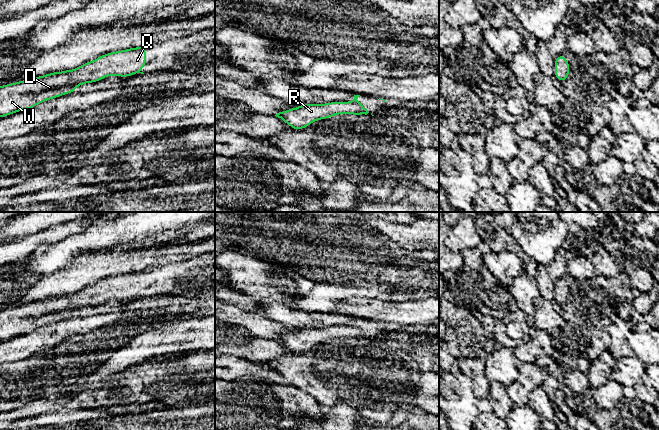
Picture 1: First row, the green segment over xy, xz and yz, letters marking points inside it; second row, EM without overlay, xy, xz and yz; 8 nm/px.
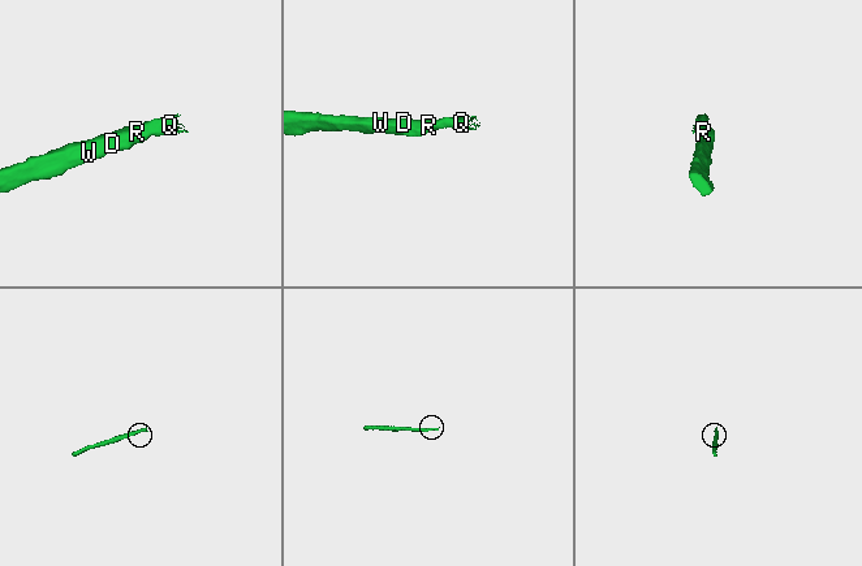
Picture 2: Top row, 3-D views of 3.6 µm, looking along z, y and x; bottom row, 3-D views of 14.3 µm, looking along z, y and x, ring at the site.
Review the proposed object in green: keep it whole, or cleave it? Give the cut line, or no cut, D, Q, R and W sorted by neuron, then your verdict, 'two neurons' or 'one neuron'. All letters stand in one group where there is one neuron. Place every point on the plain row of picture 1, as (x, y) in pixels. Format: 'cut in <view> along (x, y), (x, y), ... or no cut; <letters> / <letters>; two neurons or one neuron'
no cut; D Q R W; one neuron

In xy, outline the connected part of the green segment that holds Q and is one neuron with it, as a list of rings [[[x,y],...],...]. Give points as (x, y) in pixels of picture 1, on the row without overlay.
[[[147,270],[110,276],[101,279],[93,285],[86,286],[73,294],[53,296],[0,310],[0,342],[15,336],[31,333],[44,325],[60,321],[64,318],[75,317],[74,313],[76,311],[82,308],[100,305],[110,299],[129,301],[136,297],[144,298],[140,294],[146,289],[145,278],[147,275],[145,272]]]

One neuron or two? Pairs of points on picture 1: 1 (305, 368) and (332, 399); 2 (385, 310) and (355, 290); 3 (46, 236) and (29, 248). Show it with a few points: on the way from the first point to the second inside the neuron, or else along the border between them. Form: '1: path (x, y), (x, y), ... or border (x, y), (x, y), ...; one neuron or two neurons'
1: path (313, 376), (327, 391); one neuron
2: border (384, 297), (351, 297), (342, 304); two neurons
3: path (42, 237), (33, 244); one neuron

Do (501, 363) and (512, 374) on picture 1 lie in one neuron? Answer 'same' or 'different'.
same

